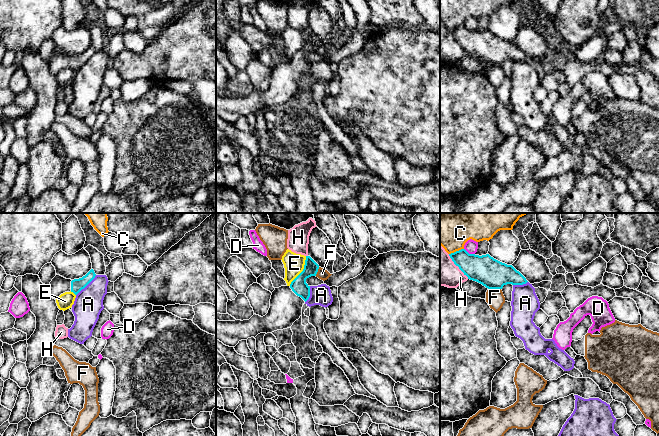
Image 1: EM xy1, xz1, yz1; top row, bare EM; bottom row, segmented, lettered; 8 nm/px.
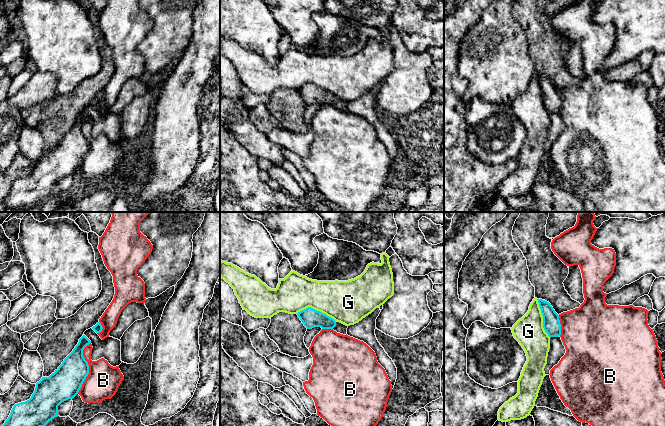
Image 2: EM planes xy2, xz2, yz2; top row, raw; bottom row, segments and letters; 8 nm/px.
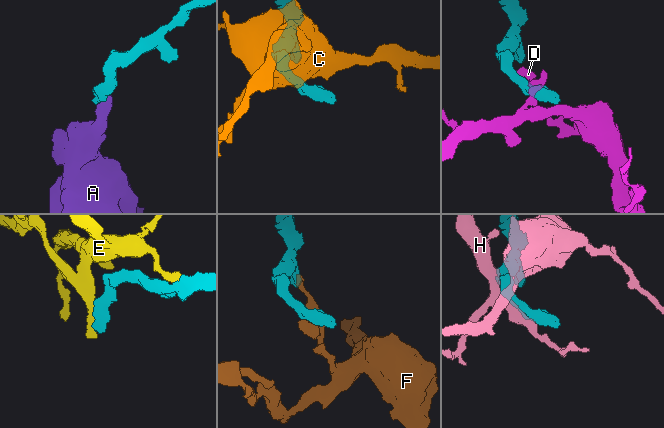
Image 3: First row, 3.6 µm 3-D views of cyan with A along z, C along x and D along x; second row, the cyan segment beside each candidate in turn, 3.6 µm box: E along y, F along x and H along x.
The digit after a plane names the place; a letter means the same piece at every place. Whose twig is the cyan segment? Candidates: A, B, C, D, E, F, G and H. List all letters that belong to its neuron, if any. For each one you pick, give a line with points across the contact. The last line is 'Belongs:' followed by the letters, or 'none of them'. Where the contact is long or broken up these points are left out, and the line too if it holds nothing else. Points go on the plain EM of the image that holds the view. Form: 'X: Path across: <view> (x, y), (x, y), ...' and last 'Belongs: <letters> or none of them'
Belongs: none of them

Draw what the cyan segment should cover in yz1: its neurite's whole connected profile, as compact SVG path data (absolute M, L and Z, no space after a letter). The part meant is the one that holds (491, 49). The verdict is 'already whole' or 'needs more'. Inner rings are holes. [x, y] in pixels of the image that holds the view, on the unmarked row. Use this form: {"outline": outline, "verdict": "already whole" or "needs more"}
{"outline": "M461 25L449 32L468 55L488 65L502 65L507 60L523 61L528 58L512 41L502 39L489 30L479 32Z", "verdict": "already whole"}

